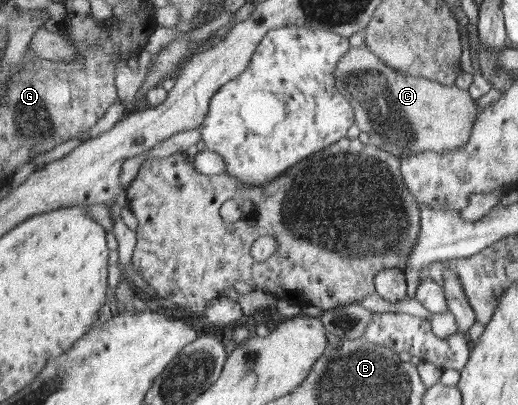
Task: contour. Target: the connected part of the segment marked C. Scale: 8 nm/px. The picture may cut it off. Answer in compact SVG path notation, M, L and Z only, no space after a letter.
M368 46L352 47L348 54L340 58L336 68L336 81L338 88L355 109L356 125L361 132L371 135L370 143L399 158L410 156L411 153L418 156L418 152L426 150L450 152L466 147L470 143L474 126L481 114L480 106L470 96L468 90L461 89L456 84L448 86L420 75L402 73L390 64L386 64Z

